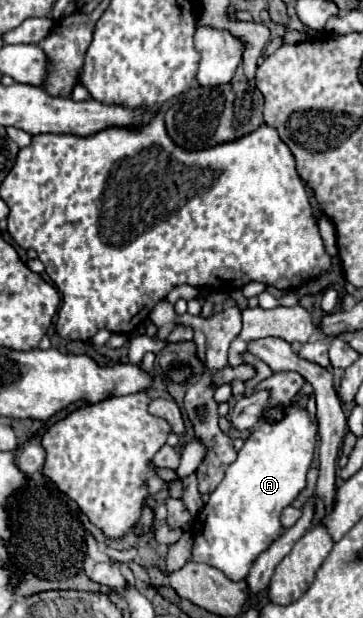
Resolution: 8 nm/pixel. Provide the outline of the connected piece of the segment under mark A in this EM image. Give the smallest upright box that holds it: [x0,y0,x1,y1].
[191,404,317,580]

